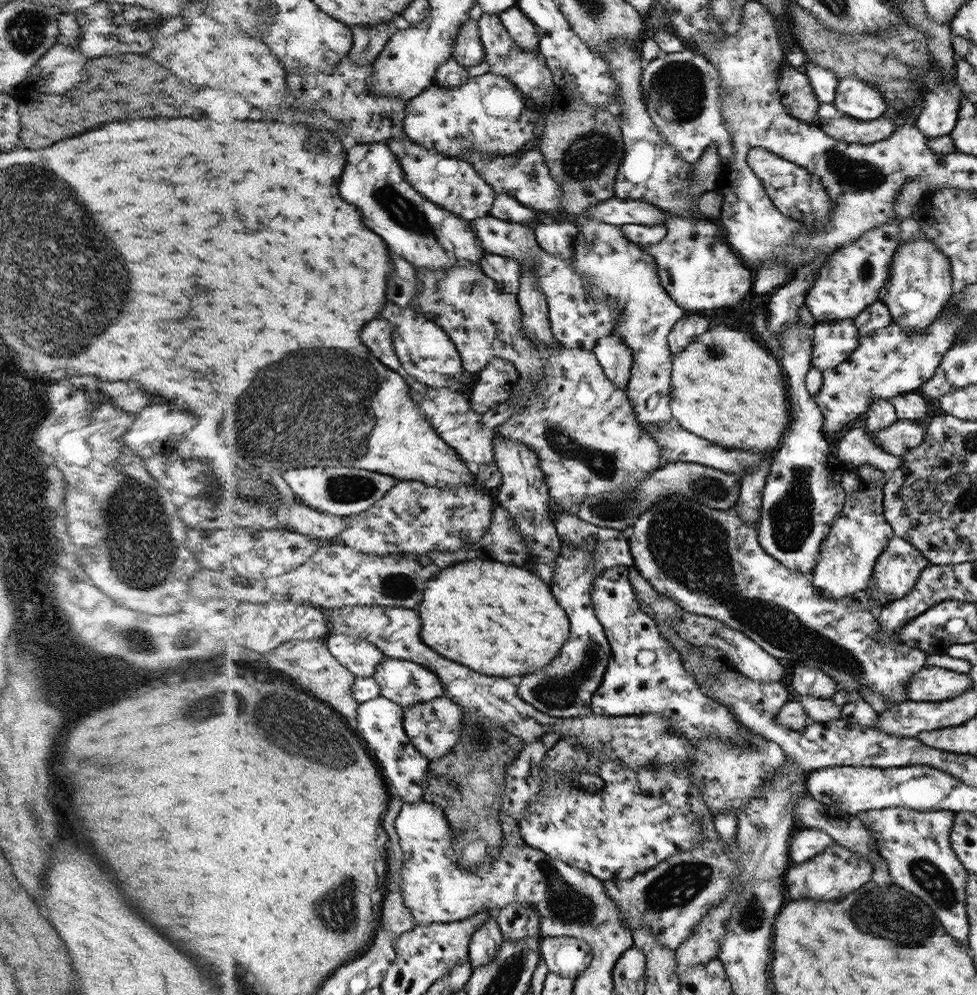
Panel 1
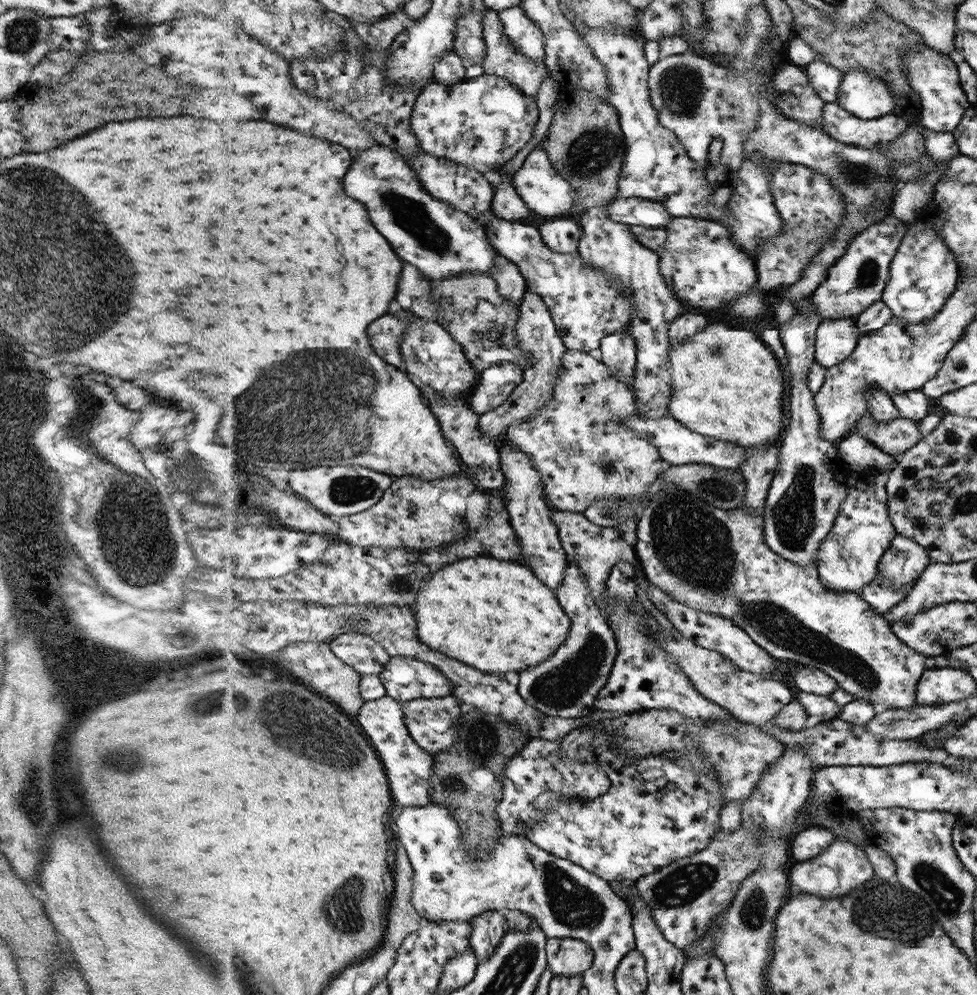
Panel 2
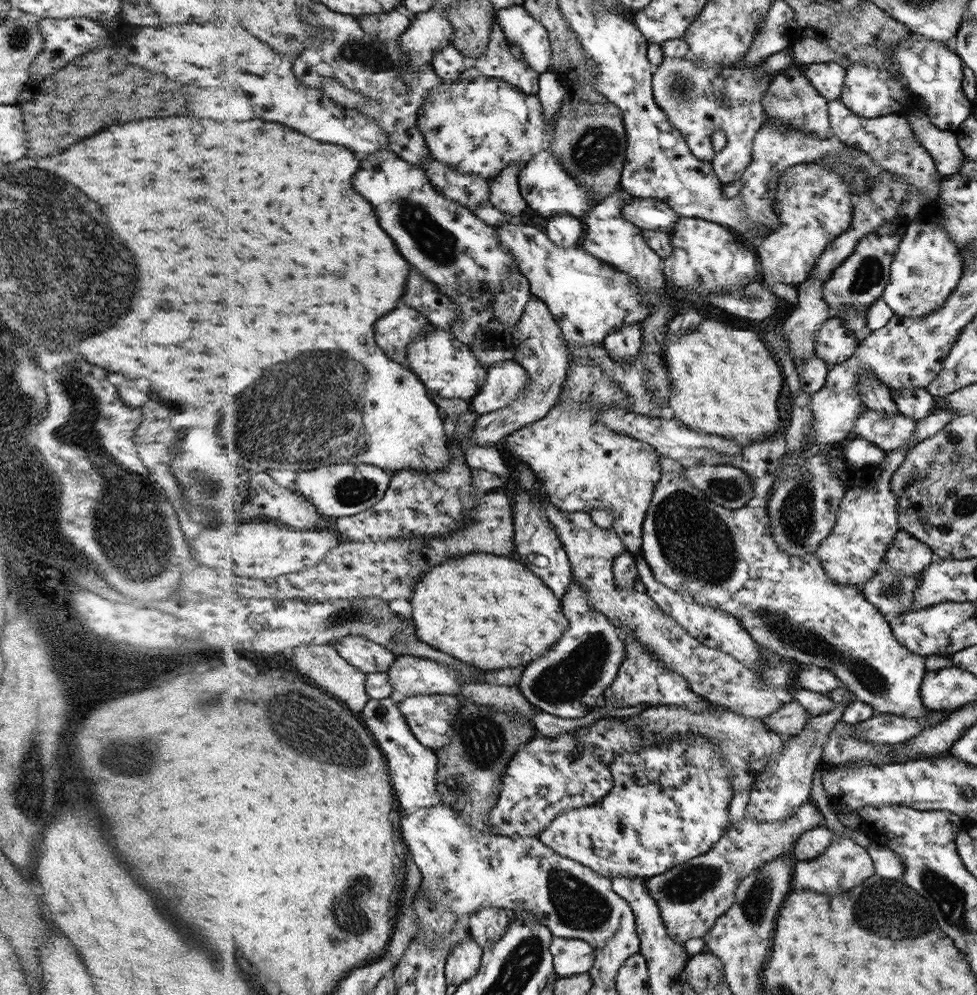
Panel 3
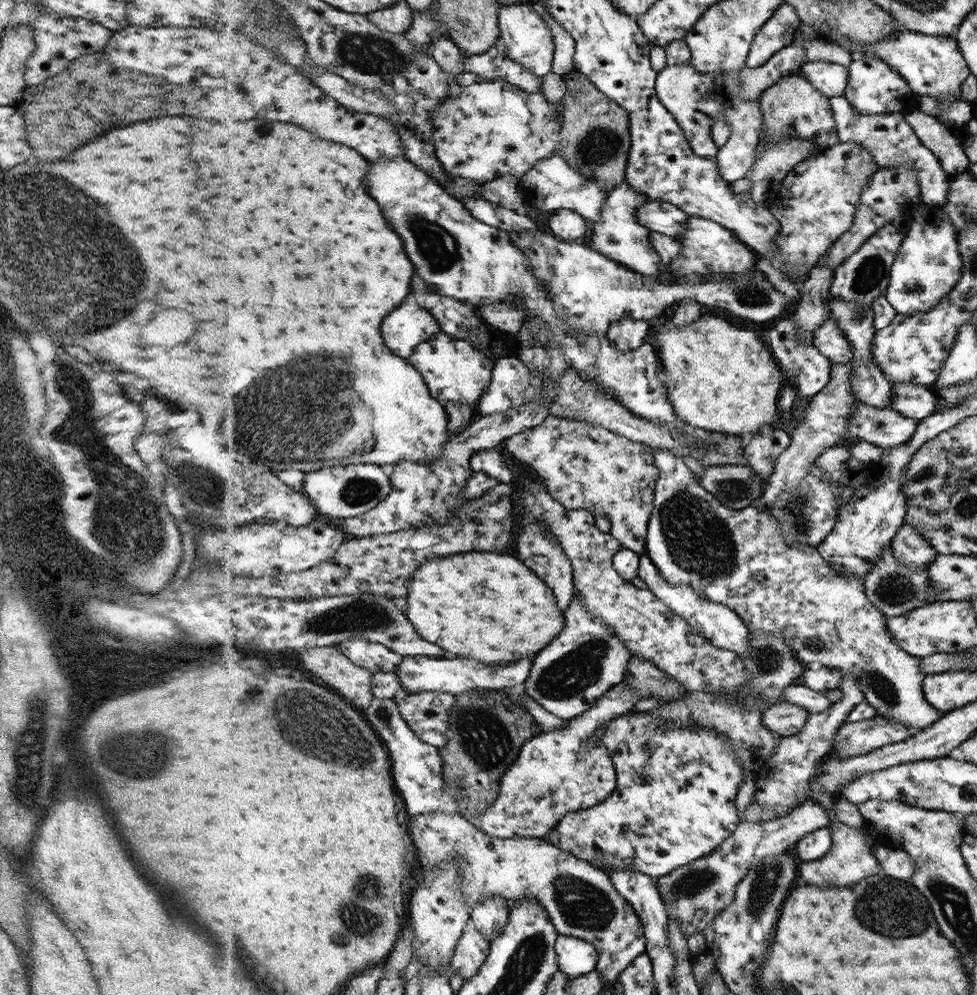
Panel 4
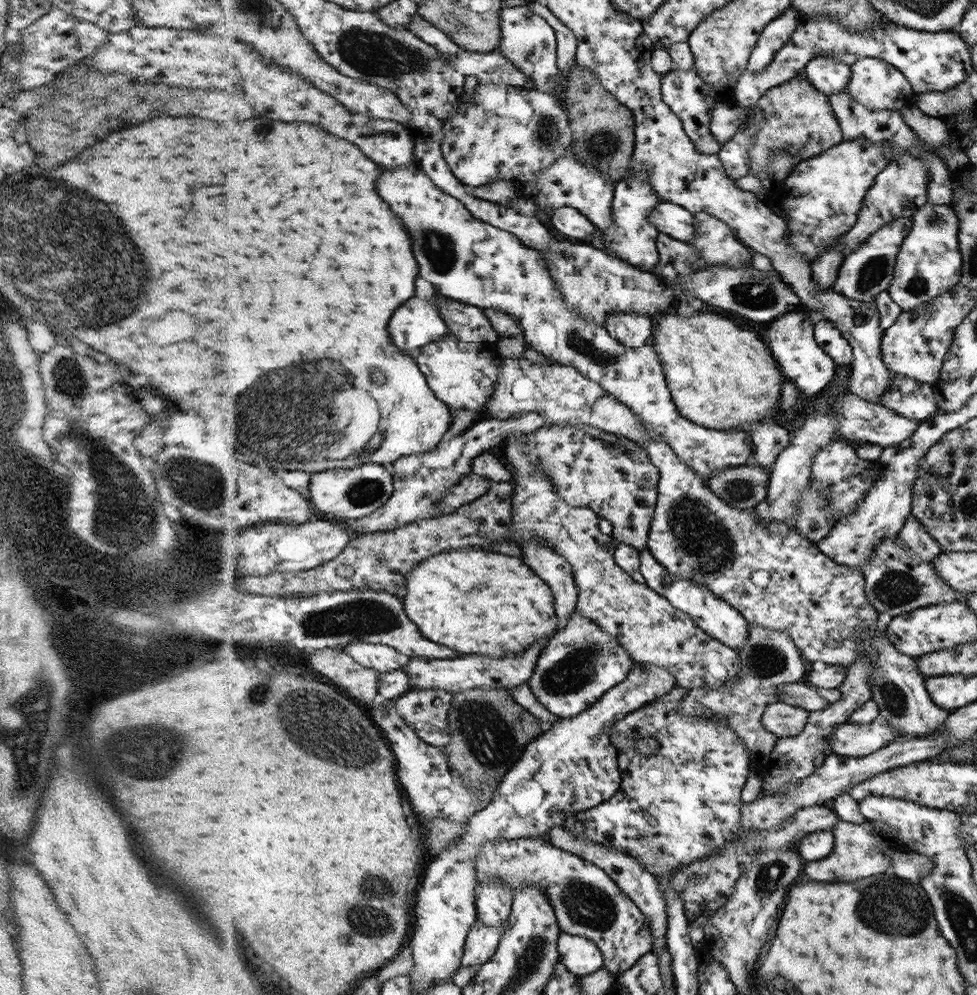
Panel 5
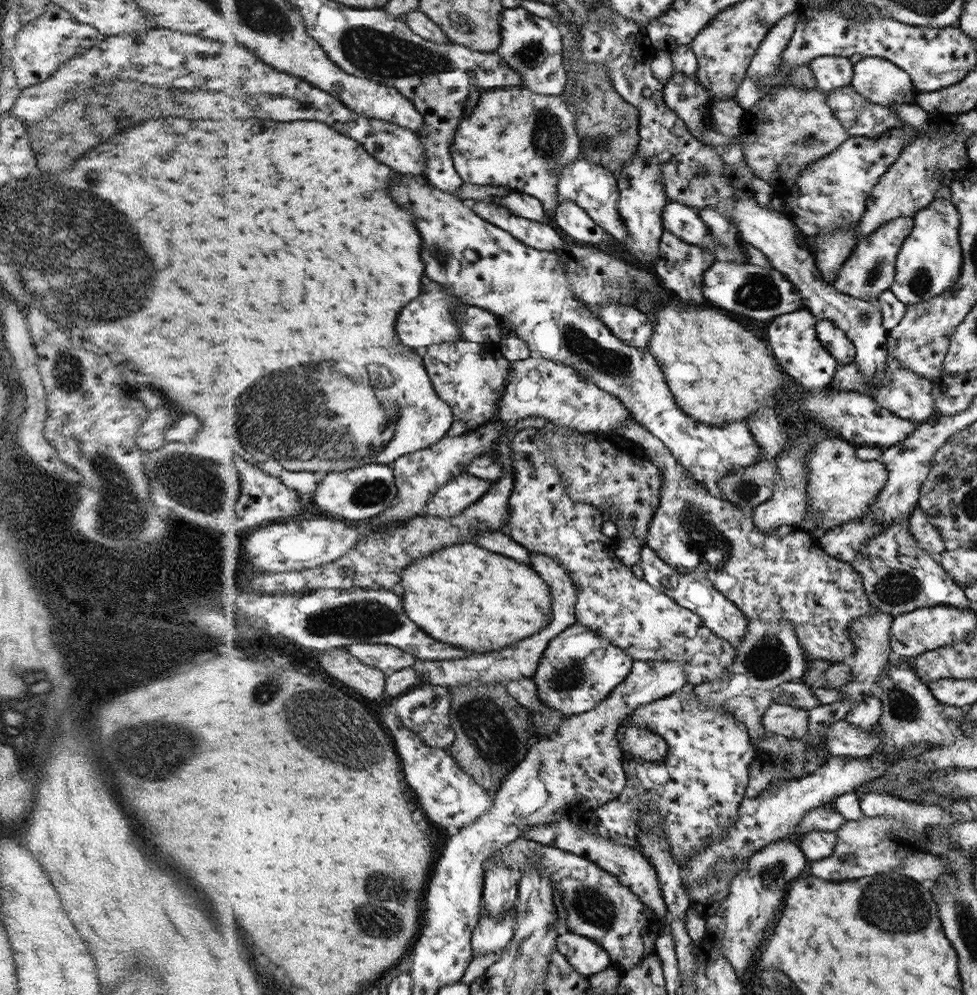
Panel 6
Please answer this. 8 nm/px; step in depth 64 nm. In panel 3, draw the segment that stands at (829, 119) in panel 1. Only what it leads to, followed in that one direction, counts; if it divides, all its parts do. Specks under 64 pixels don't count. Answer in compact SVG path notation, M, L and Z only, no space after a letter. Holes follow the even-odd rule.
M841 99L829 102L831 130L830 133L845 144L866 151L886 171L903 176L912 186L919 188L929 198L929 205L936 205L940 196L941 182L944 176L937 173L933 158L919 143L908 120L900 114L890 113L883 117L864 118L856 115Z

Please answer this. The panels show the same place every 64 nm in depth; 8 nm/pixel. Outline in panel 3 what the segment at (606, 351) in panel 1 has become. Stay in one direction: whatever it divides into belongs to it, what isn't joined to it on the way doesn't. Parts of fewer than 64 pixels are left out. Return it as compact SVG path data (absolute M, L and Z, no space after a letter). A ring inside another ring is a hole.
M620 325L603 338L602 346L616 360L632 362L642 348L640 325Z

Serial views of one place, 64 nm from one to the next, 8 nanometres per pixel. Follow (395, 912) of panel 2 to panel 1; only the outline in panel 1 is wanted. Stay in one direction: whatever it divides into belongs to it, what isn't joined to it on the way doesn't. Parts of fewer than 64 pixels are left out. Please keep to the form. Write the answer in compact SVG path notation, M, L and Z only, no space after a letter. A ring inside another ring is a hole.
M394 795L394 800L391 801L390 808L384 816L384 829L388 830L388 834L392 834L392 848L394 852L394 860L392 860L392 871L396 877L395 891L392 892L388 899L384 902L384 920L385 927L394 936L400 940L403 934L414 930L420 926L415 921L412 911L406 905L406 897L403 893L403 866L406 860L403 846L401 845L401 837L397 828L395 829L395 820L399 816L399 812L404 806L404 801L398 795Z

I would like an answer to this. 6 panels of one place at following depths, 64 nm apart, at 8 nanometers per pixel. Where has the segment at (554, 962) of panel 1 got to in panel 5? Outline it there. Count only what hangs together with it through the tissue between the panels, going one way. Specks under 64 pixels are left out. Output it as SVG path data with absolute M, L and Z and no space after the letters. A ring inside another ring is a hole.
M561 933L558 940L559 961L579 977L603 968L600 949L582 936Z

